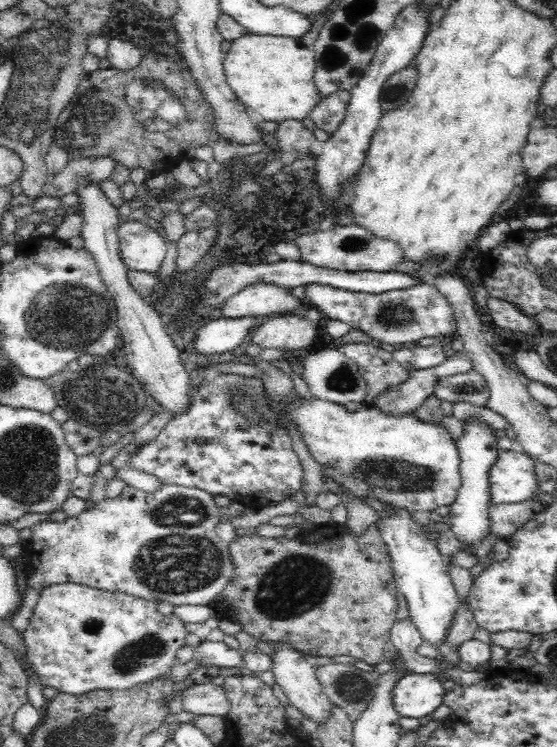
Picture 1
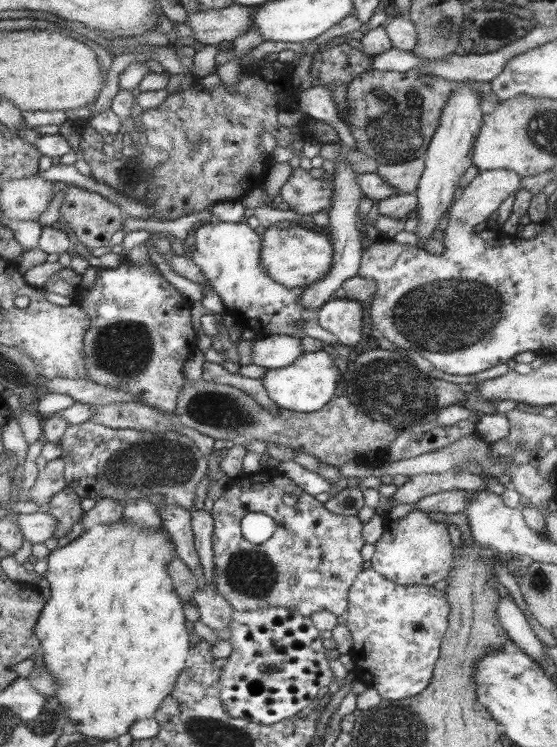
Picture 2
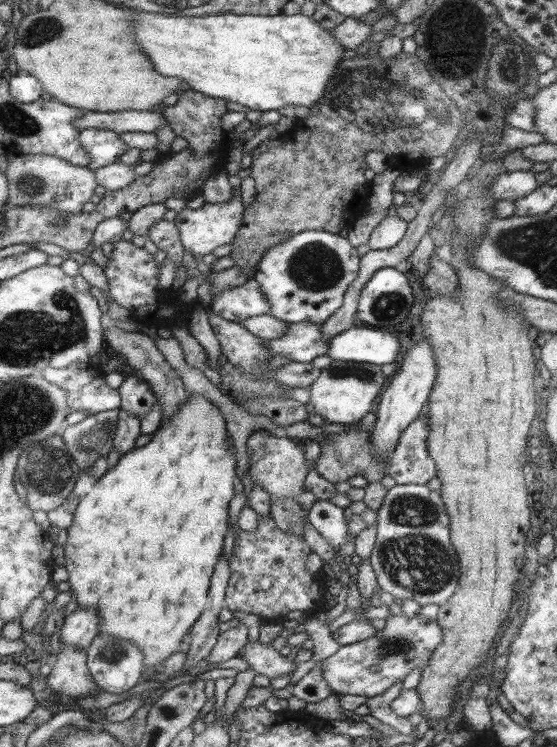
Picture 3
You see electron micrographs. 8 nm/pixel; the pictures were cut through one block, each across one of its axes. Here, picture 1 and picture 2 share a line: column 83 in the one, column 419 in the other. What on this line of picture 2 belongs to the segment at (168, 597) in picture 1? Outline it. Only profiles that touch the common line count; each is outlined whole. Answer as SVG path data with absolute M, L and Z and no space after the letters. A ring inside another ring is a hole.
M417 510L402 518L386 521L374 546L371 569L397 585L432 587L437 580L448 578L454 564L451 556L453 548L443 522L433 521Z

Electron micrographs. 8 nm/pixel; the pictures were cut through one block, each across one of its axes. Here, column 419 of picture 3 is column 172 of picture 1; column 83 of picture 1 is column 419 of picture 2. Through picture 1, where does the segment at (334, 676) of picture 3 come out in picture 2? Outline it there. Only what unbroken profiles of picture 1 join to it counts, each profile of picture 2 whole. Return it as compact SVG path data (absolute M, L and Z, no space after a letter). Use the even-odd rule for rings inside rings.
M368 569L363 570L354 581L348 600L350 605L347 607L347 623L344 626L353 638L348 654L354 664L356 679L367 688L373 688L385 700L409 699L423 692L434 674L434 664L441 654L441 642L447 631L450 611L444 592L427 586L397 585L386 580L381 573Z

